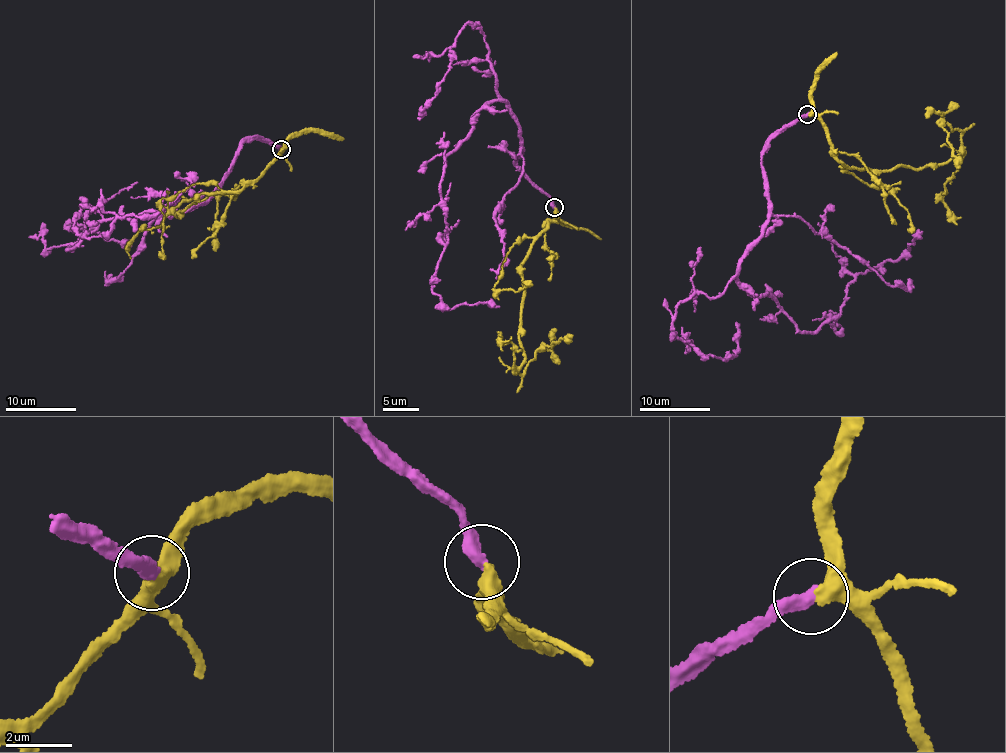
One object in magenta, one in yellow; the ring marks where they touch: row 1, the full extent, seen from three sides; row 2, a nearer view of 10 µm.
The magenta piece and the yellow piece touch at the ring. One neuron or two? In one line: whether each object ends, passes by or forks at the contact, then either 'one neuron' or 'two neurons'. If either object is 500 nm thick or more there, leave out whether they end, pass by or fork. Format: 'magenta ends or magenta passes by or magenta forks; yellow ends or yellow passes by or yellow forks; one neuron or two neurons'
magenta ends; yellow passes by; one neuron

